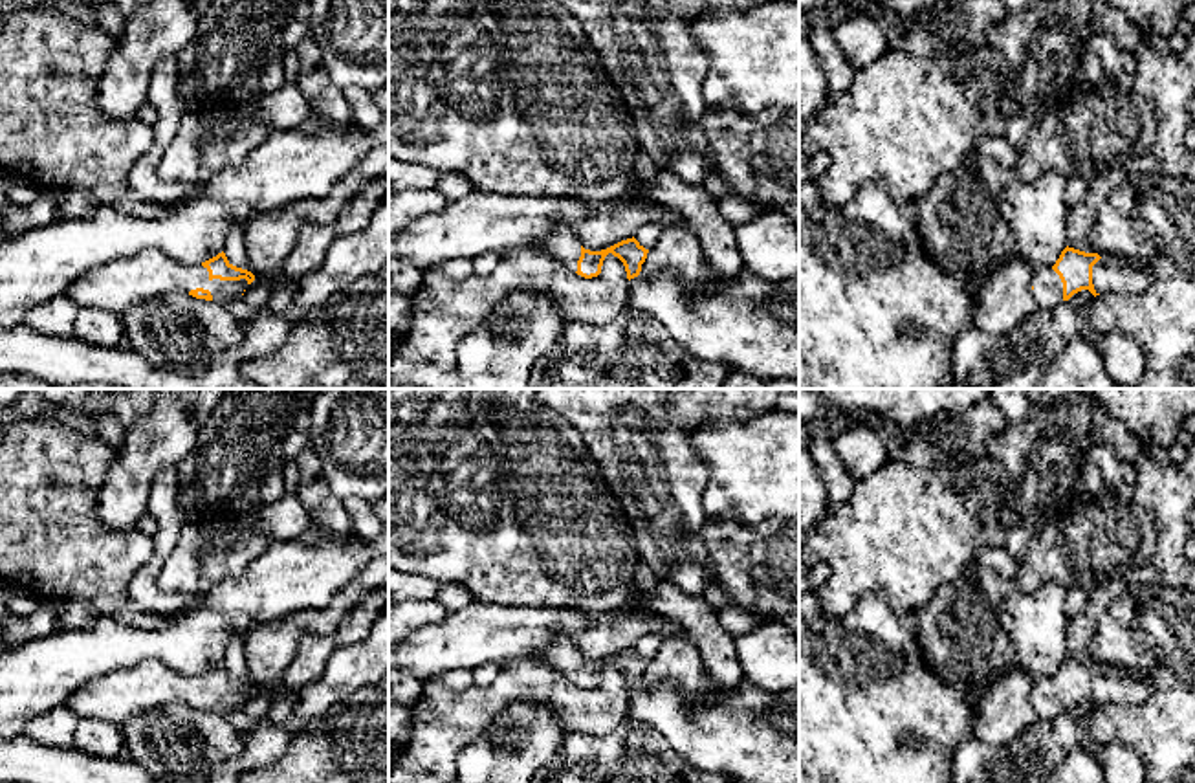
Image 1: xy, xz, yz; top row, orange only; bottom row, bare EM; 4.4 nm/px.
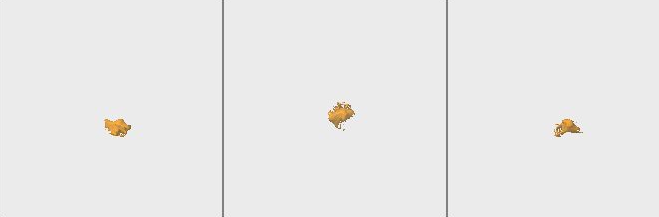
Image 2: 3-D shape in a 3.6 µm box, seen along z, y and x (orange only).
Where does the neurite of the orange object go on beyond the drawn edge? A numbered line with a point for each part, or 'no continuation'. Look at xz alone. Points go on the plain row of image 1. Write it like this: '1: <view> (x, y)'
1: xz (563, 655)
2: xz (750, 734)

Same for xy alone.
1: xy (120, 695)

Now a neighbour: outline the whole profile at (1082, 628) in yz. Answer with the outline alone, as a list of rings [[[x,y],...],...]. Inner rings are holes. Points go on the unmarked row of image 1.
[[[1122,578],[1109,579],[1105,583],[1096,585],[1092,590],[1089,590],[1083,612],[1074,616],[1069,622],[1069,649],[1067,649],[1069,658],[1085,664],[1098,664],[1109,675],[1122,673],[1124,666],[1120,664],[1096,662],[1092,658],[1091,645],[1100,618],[1105,614],[1109,605],[1124,594],[1124,590],[1125,590],[1125,583]]]

